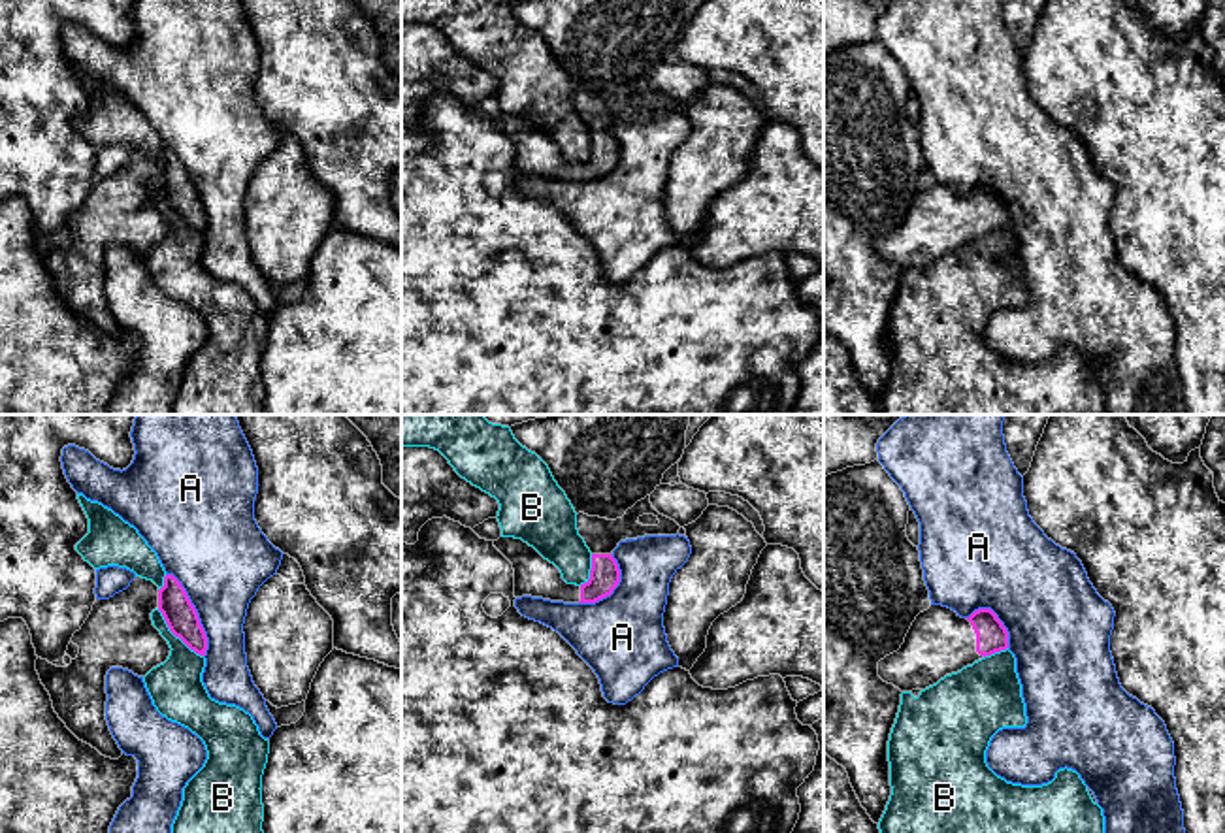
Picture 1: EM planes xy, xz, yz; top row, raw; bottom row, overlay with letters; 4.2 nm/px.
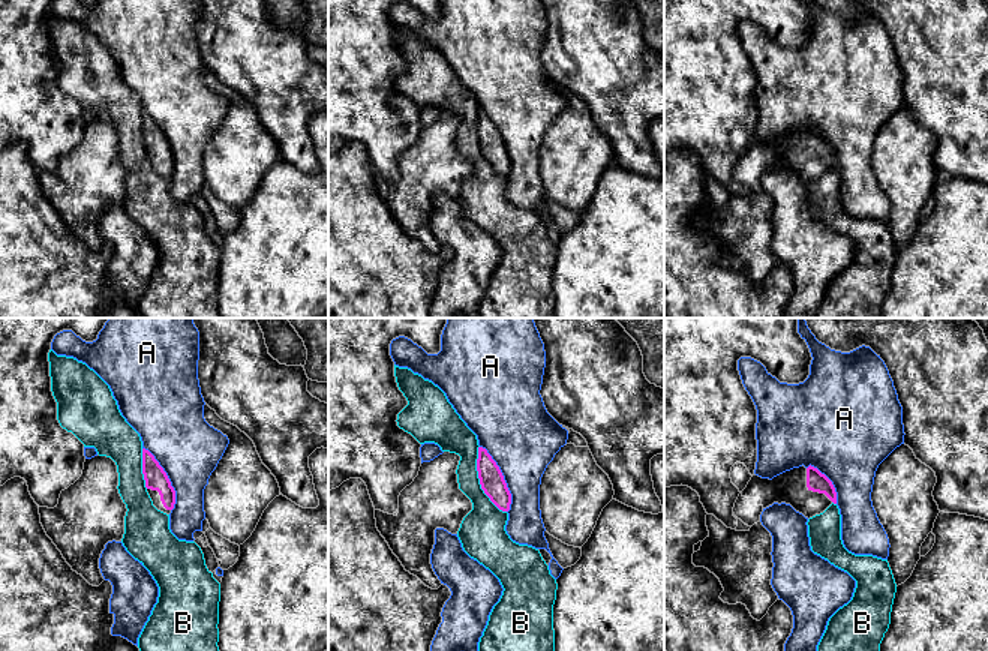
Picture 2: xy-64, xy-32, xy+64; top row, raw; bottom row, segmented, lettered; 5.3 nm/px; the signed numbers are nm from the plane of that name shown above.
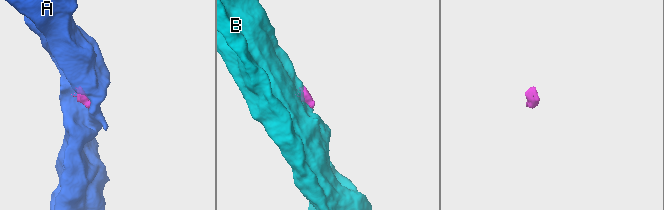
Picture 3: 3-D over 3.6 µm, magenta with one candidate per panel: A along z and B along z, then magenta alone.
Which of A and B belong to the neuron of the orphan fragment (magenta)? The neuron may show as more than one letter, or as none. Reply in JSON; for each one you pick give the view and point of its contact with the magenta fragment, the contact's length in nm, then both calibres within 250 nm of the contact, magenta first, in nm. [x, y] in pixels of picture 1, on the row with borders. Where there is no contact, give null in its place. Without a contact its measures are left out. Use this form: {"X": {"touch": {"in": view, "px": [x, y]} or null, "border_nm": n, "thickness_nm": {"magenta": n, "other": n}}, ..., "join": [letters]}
{"join": []}

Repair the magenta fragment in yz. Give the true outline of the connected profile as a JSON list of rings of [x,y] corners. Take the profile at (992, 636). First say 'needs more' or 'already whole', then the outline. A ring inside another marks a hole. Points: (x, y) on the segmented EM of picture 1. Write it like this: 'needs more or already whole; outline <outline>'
needs more; outline [[[931,605],[912,622],[901,648],[878,662],[878,677],[901,692],[925,690],[946,675],[1008,648],[1008,631],[991,609],[969,618]]]

